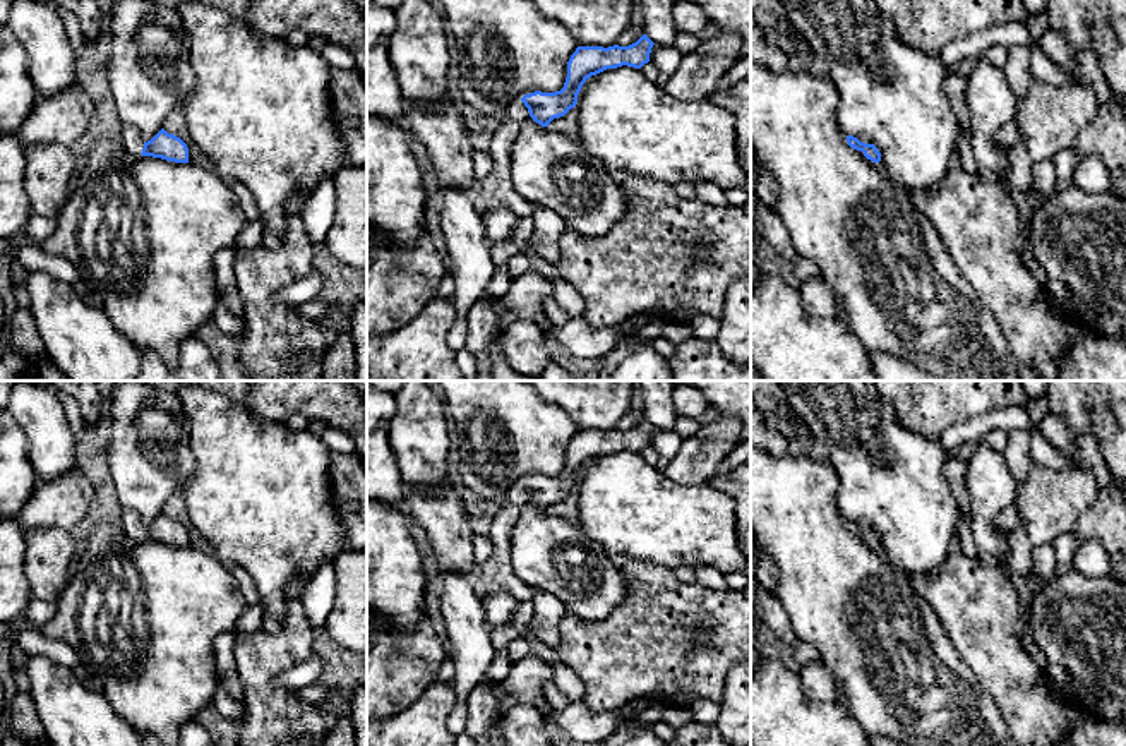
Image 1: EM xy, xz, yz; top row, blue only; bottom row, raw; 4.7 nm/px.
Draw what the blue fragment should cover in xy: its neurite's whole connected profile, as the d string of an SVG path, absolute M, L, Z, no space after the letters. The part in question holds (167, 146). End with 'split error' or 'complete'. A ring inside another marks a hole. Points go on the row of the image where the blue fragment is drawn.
M120 125L120 139L130 156L153 156L175 163L189 163L187 144L161 129L151 141L144 142L139 130L132 125Z; split error

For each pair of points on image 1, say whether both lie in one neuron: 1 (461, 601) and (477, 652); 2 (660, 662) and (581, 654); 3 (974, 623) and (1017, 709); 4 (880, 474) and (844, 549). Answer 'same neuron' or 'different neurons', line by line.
1: same neuron
2: same neuron
3: same neuron
4: different neurons

